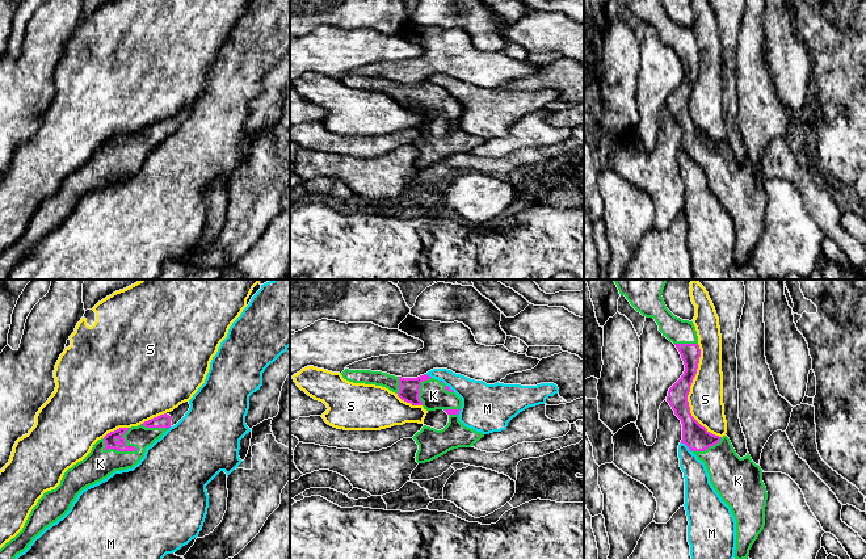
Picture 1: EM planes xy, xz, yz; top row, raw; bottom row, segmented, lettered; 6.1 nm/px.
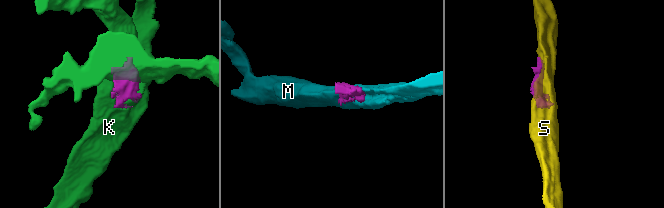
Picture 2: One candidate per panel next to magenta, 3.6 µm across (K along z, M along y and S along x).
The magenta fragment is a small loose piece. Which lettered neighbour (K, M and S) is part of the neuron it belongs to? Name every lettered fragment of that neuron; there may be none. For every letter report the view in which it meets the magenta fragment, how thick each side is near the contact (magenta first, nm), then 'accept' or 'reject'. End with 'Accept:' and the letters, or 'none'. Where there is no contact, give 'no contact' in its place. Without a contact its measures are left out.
K: xy | 70/180 nm | accept
M: yz | 160/160 nm | reject
S: yz | 140/220 nm | reject
Accept: K

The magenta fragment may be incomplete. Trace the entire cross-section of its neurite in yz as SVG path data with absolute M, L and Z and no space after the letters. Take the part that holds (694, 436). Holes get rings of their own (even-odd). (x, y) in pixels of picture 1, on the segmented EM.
M614 280L619 294L625 295L630 304L646 318L653 318L659 331L678 349L685 365L681 378L669 388L667 402L682 424L682 440L689 450L706 466L710 483L722 500L731 508L736 521L735 559L747 559L749 550L765 526L765 507L768 500L766 487L762 482L762 470L756 465L749 453L740 458L727 436L719 437L710 433L690 413L688 395L697 374L701 349L693 321L674 316L665 306L661 297L667 280Z

